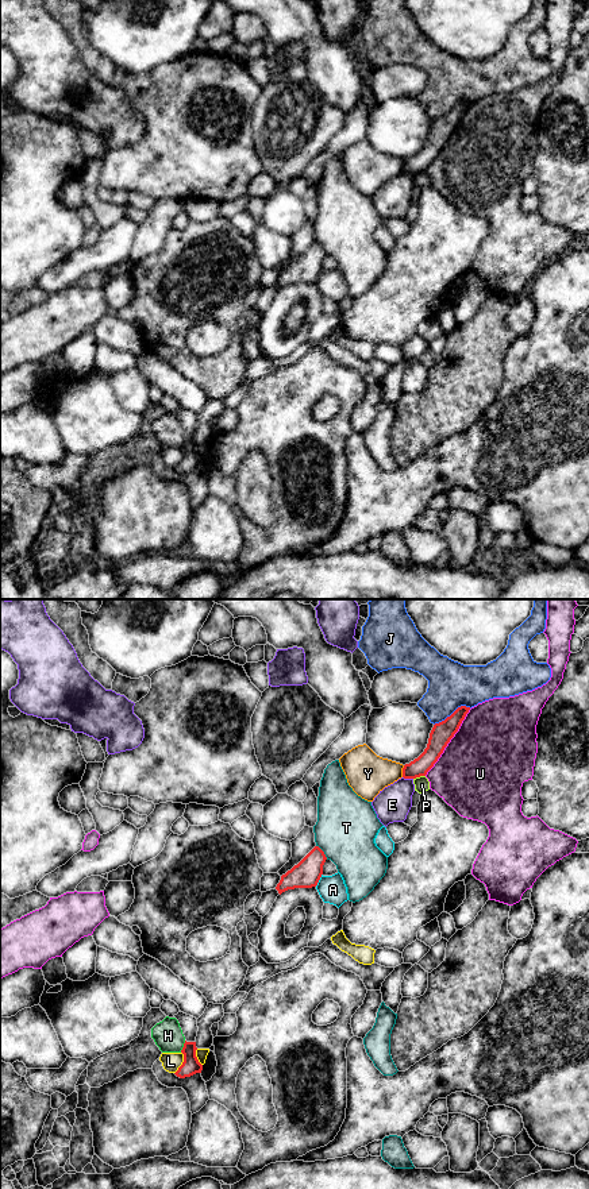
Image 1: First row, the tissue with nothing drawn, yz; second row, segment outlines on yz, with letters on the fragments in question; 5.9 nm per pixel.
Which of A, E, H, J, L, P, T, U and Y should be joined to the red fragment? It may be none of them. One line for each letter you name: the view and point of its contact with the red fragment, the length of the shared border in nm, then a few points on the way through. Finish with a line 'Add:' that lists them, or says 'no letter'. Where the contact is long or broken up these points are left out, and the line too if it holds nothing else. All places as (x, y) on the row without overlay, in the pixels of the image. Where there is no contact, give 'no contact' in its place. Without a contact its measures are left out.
Add: no letter

